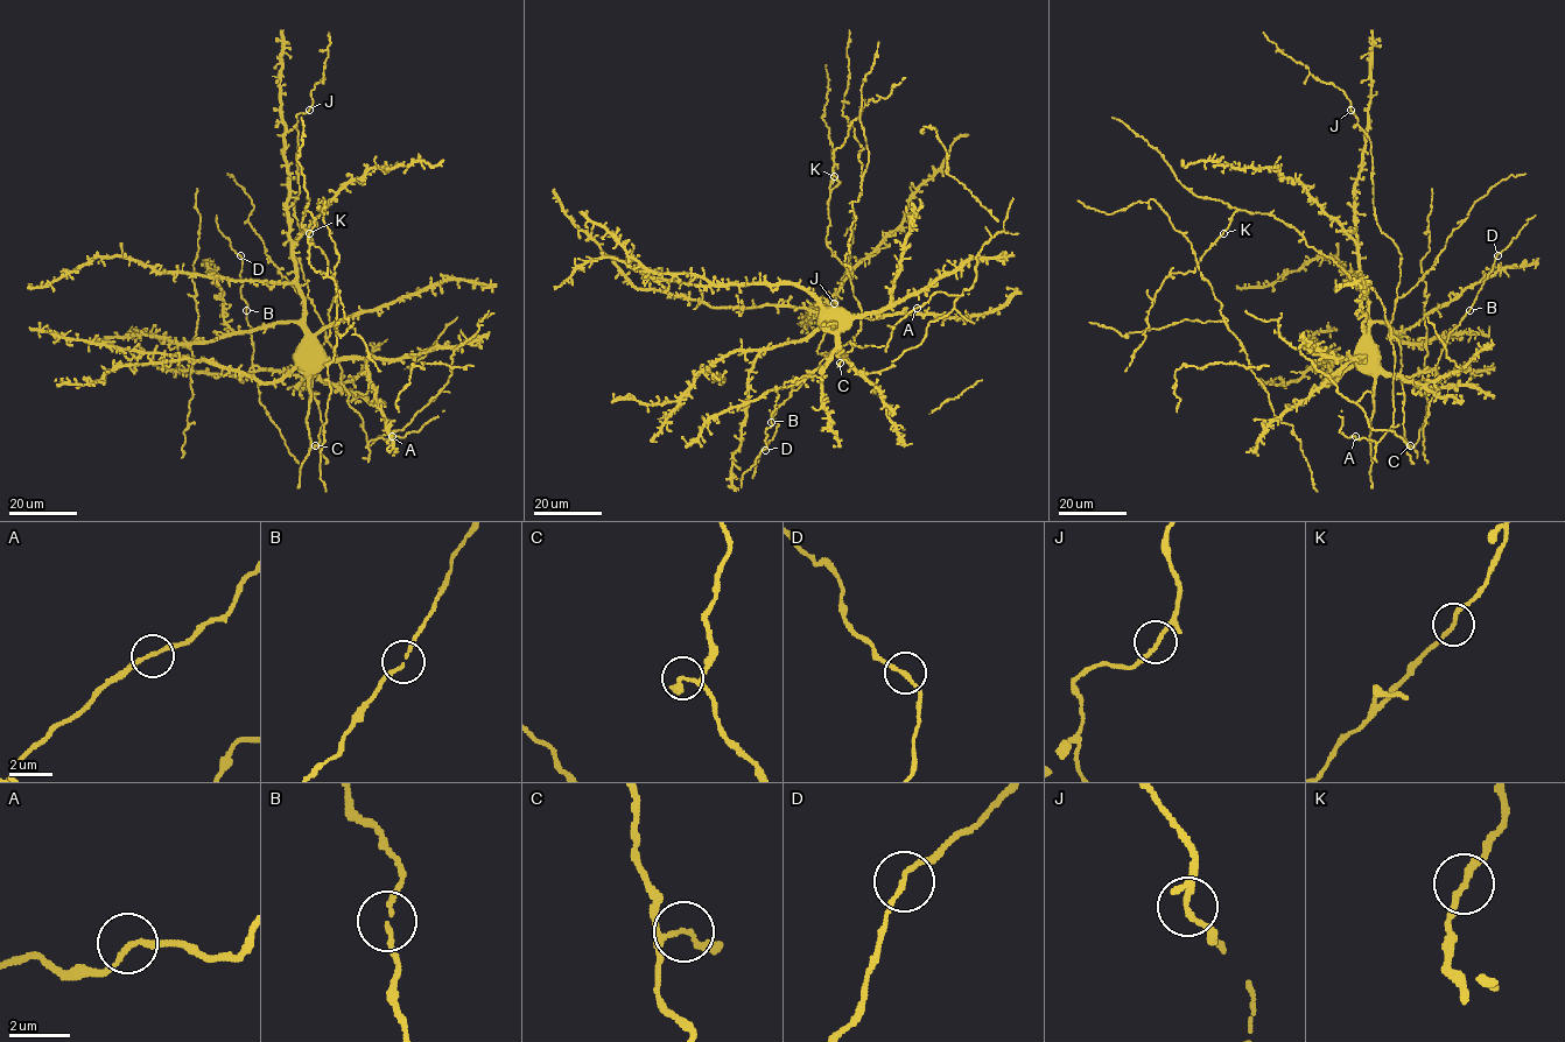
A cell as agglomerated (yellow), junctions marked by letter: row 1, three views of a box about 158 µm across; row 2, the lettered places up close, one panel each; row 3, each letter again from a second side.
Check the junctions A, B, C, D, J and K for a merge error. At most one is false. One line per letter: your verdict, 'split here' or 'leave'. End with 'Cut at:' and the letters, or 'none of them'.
A: leave
B: leave
C: leave
D: leave
J: leave
K: leave
Cut at: none of them

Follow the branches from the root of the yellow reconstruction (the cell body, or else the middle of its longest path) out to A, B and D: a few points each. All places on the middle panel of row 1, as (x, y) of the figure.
A: (830, 310), (839, 325), (841, 354), (850, 351), (850, 343), (861, 347), (888, 345), (892, 328), (917, 308)
B: (830, 310), (836, 322), (835, 353), (800, 380), (778, 389), (771, 422)
D: (830, 310), (836, 322), (835, 353), (800, 380), (778, 389), (772, 426), (765, 430), (765, 449)

